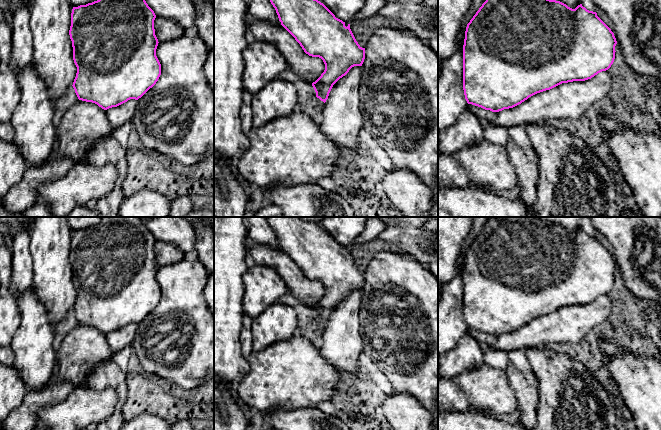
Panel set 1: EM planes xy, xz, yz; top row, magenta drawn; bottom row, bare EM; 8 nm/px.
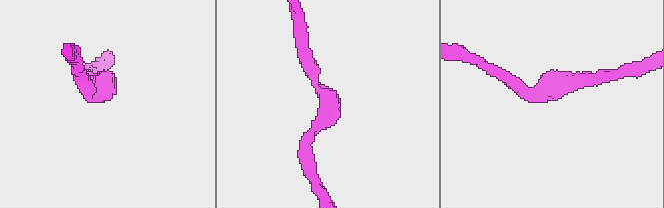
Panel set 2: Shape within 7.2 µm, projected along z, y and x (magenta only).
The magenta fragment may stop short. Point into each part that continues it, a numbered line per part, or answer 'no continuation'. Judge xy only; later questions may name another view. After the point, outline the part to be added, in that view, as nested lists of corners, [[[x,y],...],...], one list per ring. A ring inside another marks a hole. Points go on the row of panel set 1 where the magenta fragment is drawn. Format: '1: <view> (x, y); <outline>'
1: xy (117, 116); [[[130,99],[127,102],[106,110],[107,118],[115,128],[120,127],[128,121],[132,121],[137,107],[137,100]]]

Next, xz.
1: xz (342, 121); [[[354,66],[332,87],[323,108],[321,132],[341,151],[356,150],[363,117],[359,98],[362,67]]]

